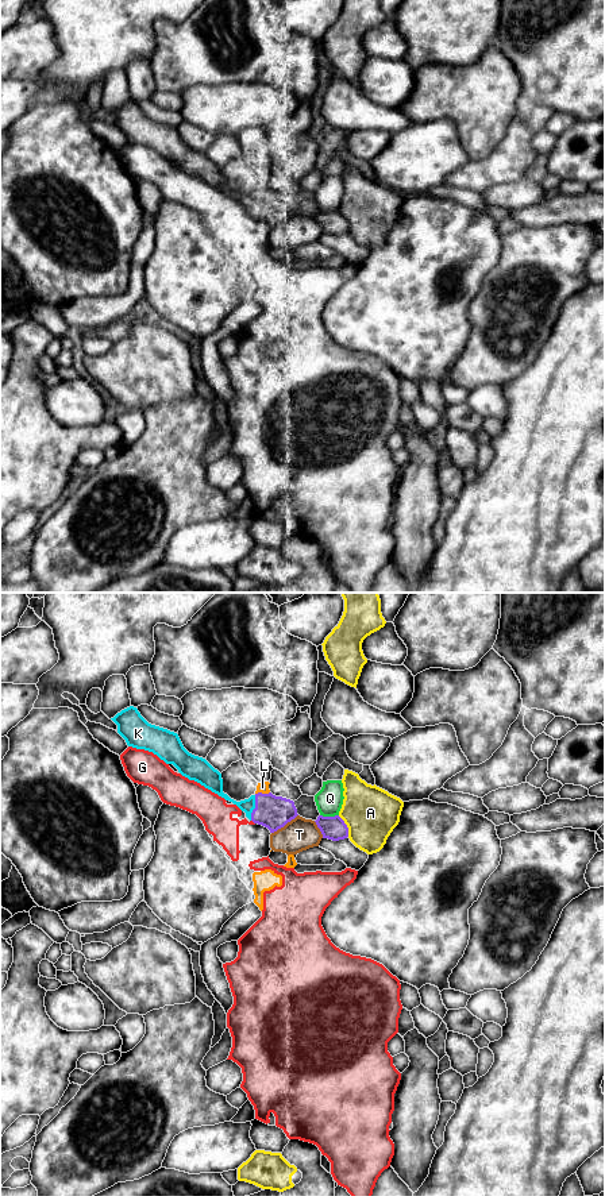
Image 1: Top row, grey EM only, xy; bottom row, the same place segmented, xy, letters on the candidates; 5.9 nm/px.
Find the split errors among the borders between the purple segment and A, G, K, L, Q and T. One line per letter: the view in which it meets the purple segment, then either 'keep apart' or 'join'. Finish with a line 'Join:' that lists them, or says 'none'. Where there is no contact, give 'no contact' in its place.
A: xy | keep apart
G: xy | keep apart
K: xy | join
L: xy | keep apart
Q: xy | keep apart
T: xy | keep apart
Join: K

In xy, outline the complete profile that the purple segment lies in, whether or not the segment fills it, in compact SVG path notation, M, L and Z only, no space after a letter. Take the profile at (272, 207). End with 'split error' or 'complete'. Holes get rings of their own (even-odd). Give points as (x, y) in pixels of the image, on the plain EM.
M130 101L111 115L117 120L117 128L128 142L153 147L166 159L173 159L182 171L232 197L250 216L267 223L270 228L298 211L293 196L271 188L258 188L240 197L231 194L223 188L223 174L217 165L205 154L189 148L177 128L149 119L136 103Z; split error

